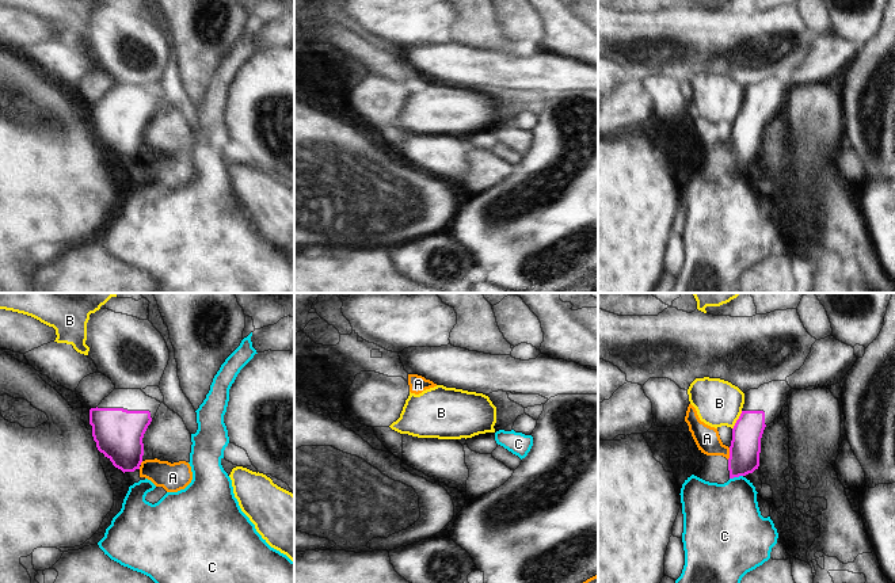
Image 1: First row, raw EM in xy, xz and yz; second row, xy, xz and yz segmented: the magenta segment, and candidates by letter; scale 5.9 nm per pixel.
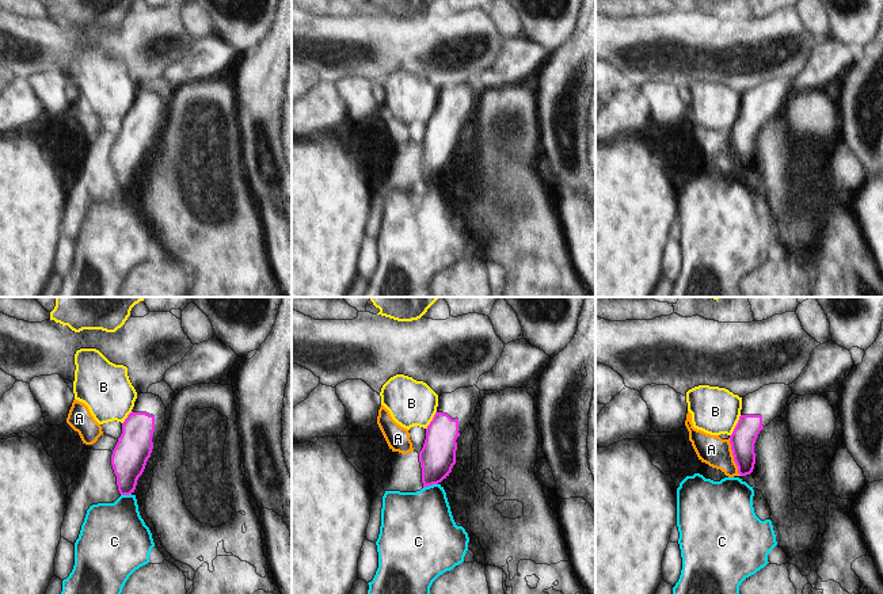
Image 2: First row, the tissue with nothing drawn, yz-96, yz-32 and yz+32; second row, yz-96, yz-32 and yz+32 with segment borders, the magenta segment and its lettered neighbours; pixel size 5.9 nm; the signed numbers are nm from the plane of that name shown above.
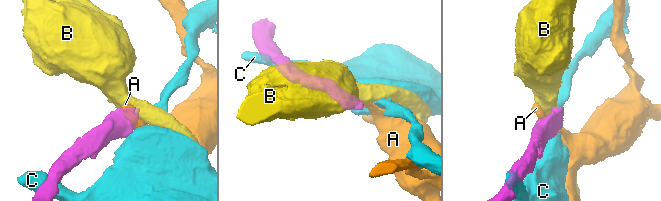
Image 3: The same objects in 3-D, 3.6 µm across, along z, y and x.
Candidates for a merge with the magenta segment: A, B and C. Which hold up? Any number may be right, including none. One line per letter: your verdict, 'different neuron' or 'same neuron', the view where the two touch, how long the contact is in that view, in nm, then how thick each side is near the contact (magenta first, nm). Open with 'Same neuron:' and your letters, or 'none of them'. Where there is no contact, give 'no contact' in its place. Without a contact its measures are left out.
Same neuron: none of them
A: different neuron; contact in yz; length 70 nm; calibres 180 and 150 nm
B: different neuron; contact in yz; length 130 nm; calibres 180 and 280 nm
C: different neuron; contact in yz; length 80 nm; calibres 180 and 400 nm

